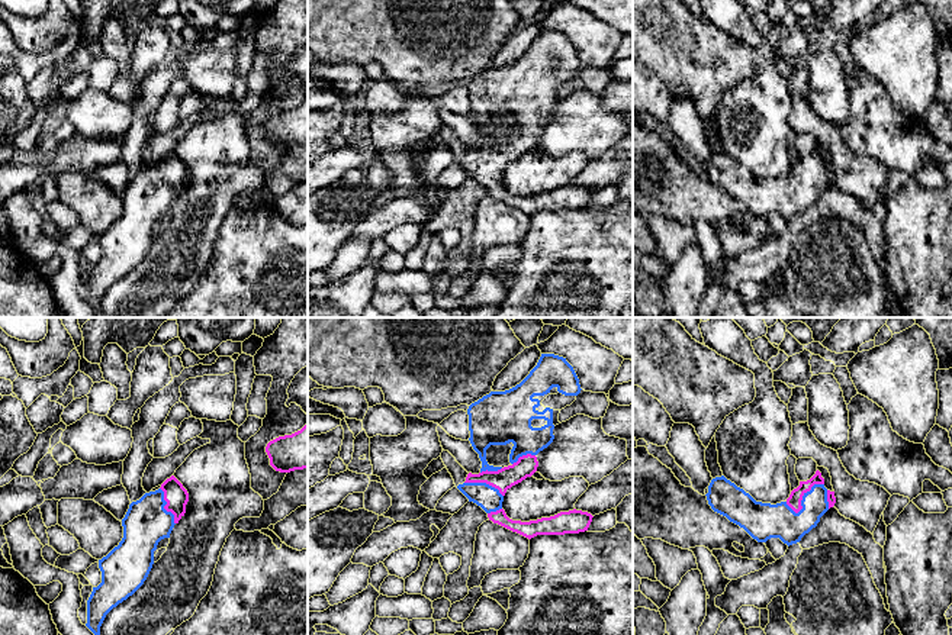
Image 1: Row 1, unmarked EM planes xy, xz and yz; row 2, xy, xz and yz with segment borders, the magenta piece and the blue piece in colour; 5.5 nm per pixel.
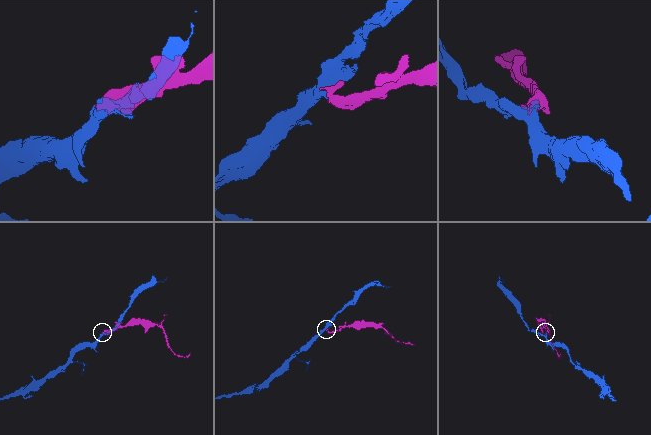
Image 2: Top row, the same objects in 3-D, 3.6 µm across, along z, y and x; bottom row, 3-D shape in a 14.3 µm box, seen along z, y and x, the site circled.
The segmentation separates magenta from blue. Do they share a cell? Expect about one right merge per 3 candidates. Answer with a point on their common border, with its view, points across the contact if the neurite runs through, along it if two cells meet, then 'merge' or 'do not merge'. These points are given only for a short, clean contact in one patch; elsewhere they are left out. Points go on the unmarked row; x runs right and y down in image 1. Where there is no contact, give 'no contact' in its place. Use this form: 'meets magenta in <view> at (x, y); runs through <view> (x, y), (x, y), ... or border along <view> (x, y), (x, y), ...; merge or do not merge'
meets magenta in yz at (801, 174); merge

